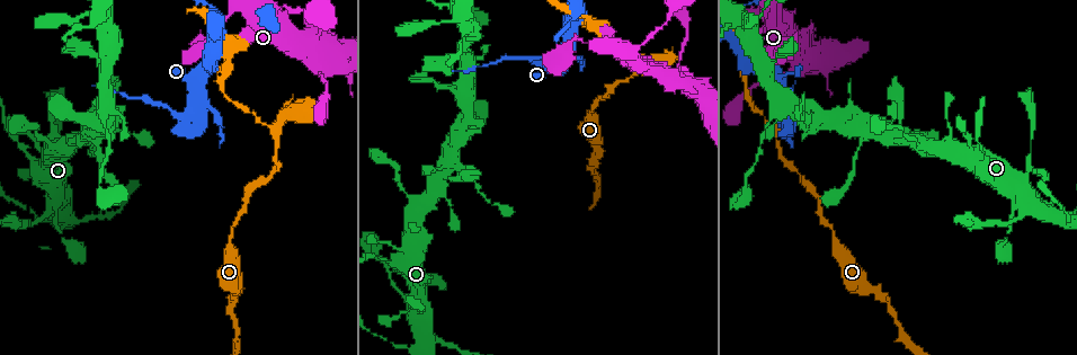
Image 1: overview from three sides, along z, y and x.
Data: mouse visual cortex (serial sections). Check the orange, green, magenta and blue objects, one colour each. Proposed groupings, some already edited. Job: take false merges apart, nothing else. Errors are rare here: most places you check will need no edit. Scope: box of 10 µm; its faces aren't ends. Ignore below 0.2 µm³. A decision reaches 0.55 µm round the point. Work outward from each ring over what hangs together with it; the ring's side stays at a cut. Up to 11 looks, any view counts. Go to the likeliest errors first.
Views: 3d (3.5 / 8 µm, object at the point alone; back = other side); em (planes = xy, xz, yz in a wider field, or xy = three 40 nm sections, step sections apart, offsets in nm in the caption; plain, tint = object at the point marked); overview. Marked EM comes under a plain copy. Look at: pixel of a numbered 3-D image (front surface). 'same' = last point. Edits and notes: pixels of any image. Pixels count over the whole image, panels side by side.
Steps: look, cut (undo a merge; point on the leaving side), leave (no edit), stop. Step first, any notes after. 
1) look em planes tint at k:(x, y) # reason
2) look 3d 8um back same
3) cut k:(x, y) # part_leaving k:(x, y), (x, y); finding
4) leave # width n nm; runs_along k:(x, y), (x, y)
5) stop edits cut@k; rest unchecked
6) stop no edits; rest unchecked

look 3d 3.5um at 1:(463, 35) # thin arm on a thick one

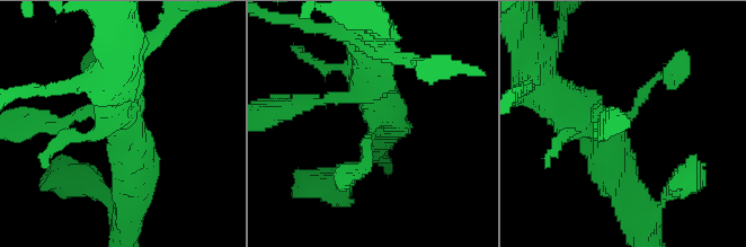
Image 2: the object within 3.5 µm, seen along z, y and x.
look em xy step 3 tint at 2:(376, 123)

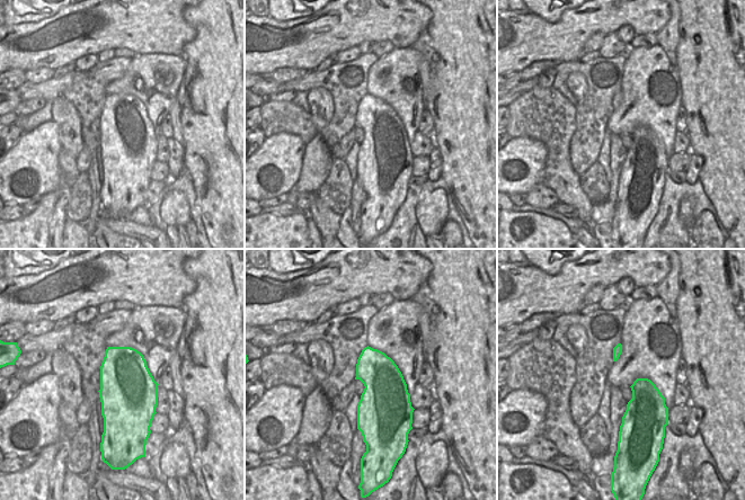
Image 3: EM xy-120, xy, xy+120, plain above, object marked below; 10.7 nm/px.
leave # all the same cell

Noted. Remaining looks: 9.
look 3d 3.5um at 1:(56, 207) # side arm on a straight run

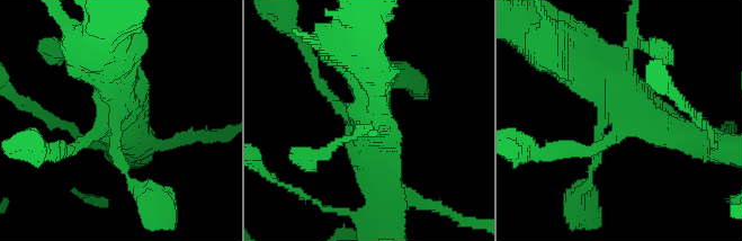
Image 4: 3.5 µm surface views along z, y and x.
look em xy step 5 tint at 4:(109, 118) # need the tissue

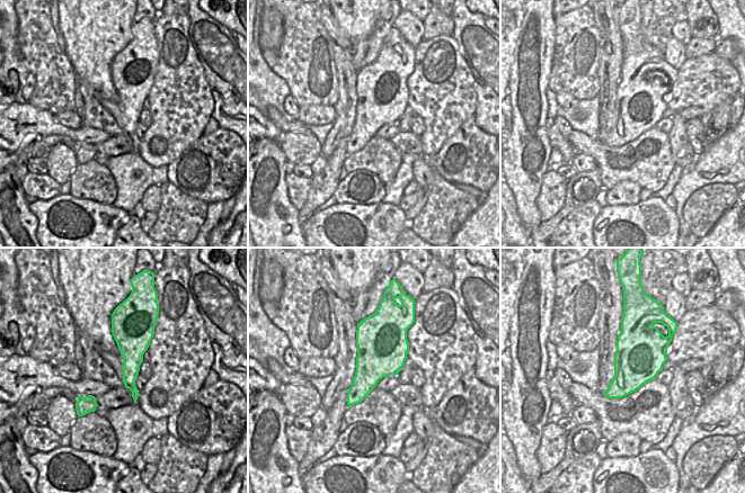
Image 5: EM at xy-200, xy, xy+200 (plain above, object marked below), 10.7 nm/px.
leave # runs_along 4:(566, 41), (641, 114), (690, 137); one cell here

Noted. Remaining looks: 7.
look 3d 3.5um at 1:(591, 110) # thin neck

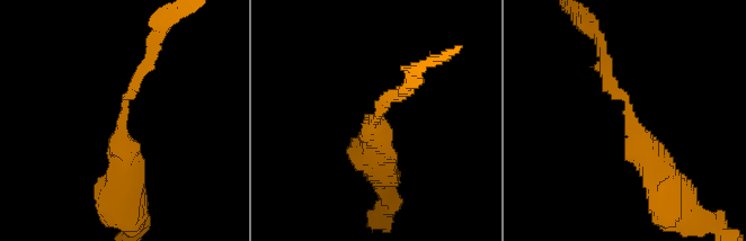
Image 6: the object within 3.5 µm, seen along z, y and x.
look em xy step 5 tint at 6:(127, 101) # arm_widths 150, 350 nm

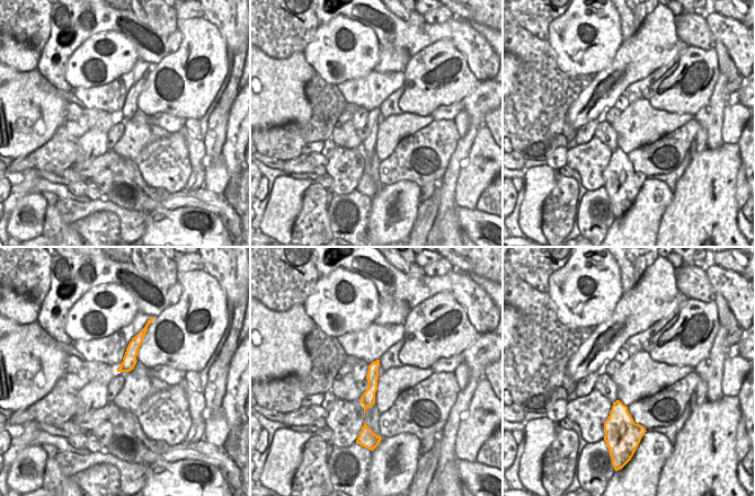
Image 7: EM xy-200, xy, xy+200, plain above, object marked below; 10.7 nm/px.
leave # runs_along 6:(658, 171), (629, 101), (609, 85), (603, 43); all the same cell

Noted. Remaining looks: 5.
look 3d 3.5um at 1:(273, 132) # a fork

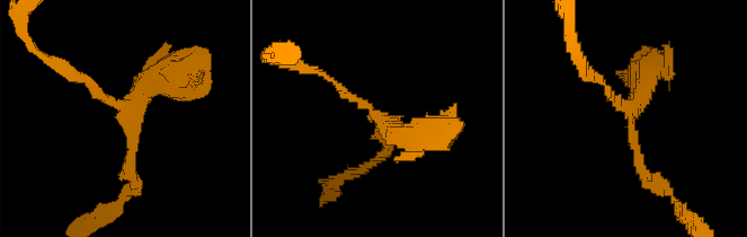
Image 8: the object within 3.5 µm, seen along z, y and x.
look em xy step 3 tint at 8:(130, 114)

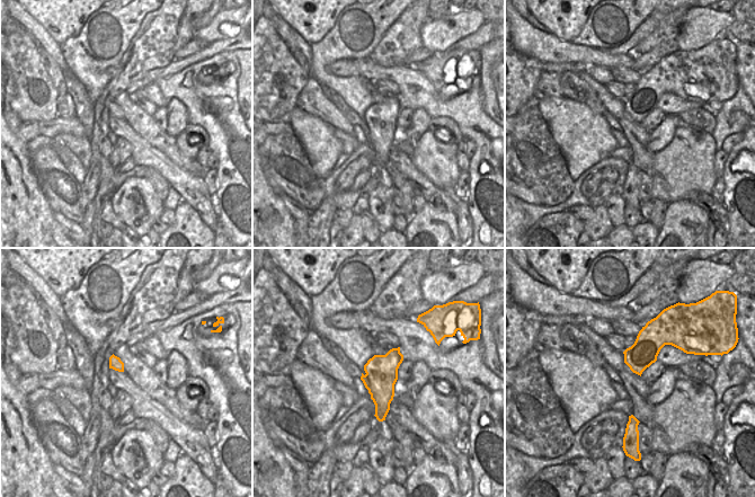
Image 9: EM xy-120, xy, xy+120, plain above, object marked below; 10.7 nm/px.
look em planes tint same

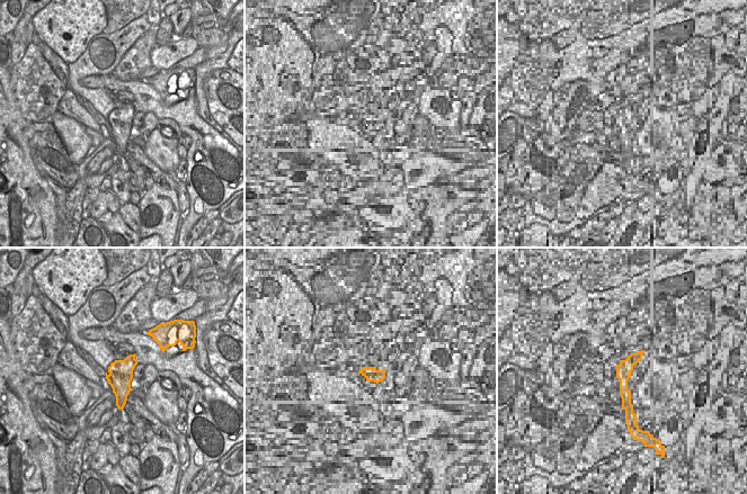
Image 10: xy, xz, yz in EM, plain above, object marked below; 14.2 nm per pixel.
leave # width 380 nm; runs_along 8:(655, 183), (637, 159), (631, 114), (590, 76); all the same cell

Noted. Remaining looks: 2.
stop no edits; rest unchecked

